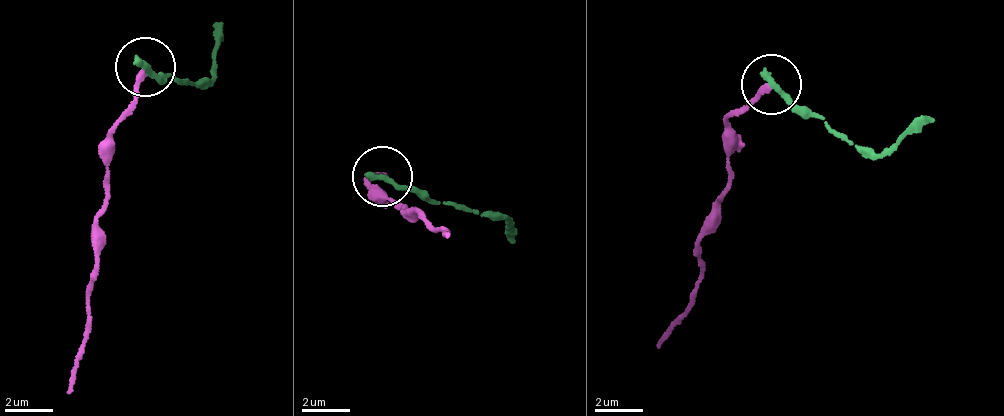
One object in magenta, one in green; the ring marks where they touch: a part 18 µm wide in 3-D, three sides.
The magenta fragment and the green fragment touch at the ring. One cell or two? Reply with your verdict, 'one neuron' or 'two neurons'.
two neurons

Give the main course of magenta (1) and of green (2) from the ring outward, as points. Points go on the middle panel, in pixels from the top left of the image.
1: (383, 174), (373, 174), (368, 188), (451, 234), (446, 239)
2: (383, 174), (434, 203), (506, 218), (510, 227)

